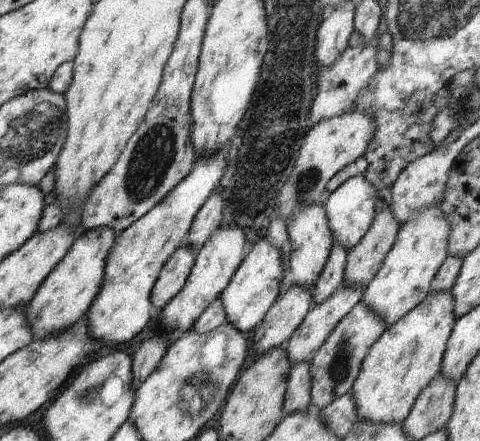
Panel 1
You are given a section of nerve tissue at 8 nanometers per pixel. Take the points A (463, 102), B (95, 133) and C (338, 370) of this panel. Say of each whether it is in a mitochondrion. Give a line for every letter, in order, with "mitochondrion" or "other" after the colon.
A: mitochondrion
B: other
C: mitochondrion

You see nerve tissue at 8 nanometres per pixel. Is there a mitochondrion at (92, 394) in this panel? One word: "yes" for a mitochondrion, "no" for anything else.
yes

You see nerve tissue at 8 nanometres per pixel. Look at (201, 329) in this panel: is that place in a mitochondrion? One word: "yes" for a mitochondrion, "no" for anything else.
no

